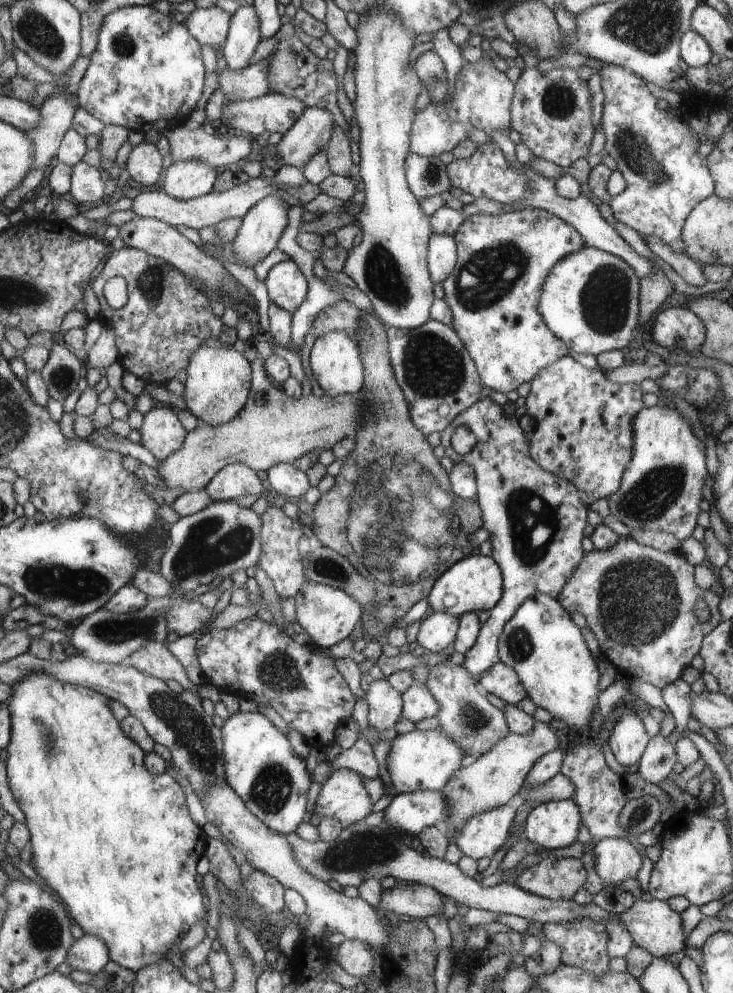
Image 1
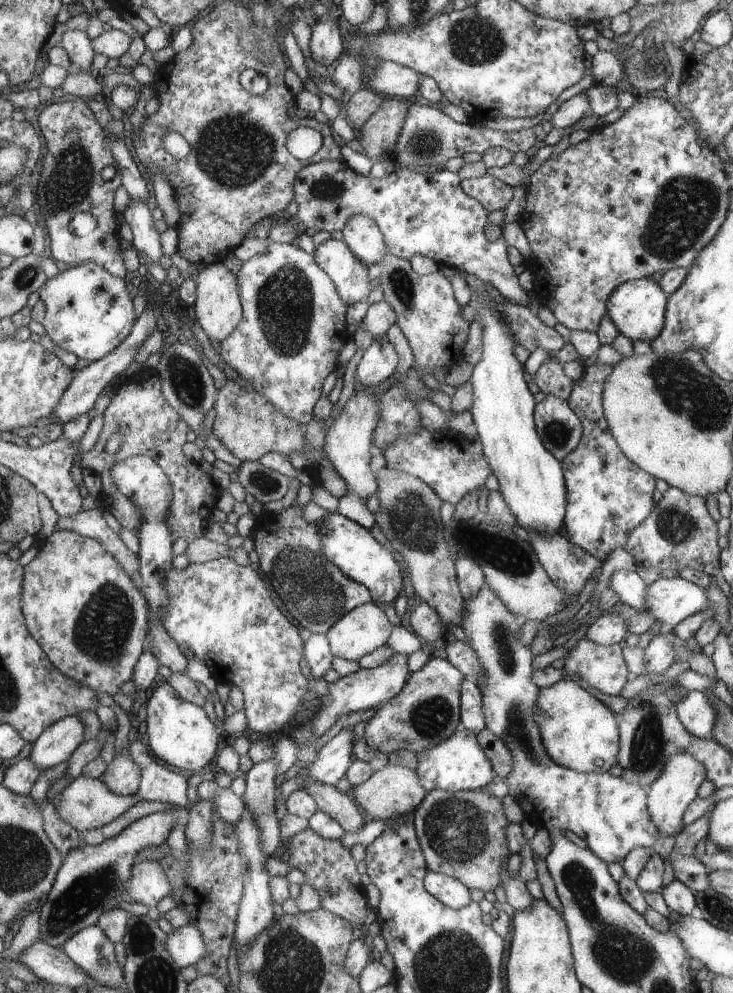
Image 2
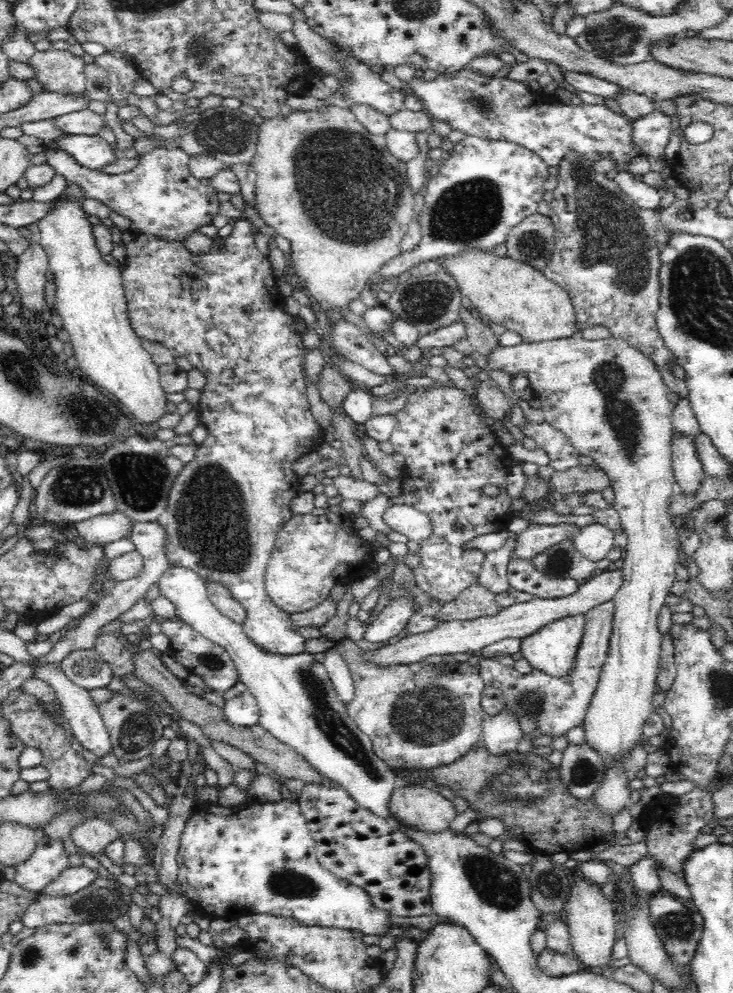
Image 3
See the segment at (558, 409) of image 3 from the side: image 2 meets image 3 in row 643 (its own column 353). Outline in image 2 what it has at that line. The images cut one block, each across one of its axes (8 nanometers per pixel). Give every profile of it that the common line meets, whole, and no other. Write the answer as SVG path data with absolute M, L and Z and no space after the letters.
M370 601L341 616L325 635L334 656L354 662L387 644L392 636L392 624L382 608Z

